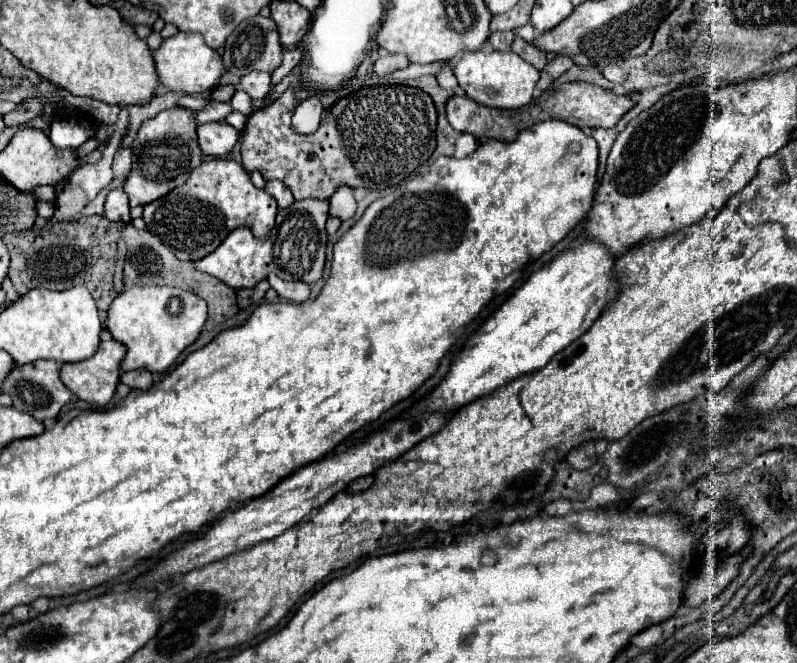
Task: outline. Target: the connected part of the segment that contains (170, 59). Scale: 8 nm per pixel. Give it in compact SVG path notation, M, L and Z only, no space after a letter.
M176 33L164 39L162 45L152 53L152 59L154 59L160 85L168 87L170 91L182 91L188 95L204 93L216 87L218 79L224 73L220 55L204 43L202 35L196 35L196 33Z

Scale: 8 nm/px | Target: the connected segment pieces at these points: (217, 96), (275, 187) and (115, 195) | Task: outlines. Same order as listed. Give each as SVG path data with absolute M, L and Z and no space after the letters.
M218 85L218 87L212 91L210 99L212 99L212 101L226 101L226 103L228 103L234 93L236 93L236 87L234 87L234 85Z
M266 181L266 193L270 193L276 201L280 209L288 209L294 203L294 195L292 191L282 183L282 181Z
M112 189L106 197L106 217L110 221L122 221L122 223L130 223L130 205L128 205L128 197L122 189Z

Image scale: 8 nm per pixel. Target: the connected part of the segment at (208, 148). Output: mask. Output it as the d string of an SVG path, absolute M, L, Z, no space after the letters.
M226 121L198 125L198 143L206 155L224 157L232 151L236 141L238 141L238 131Z

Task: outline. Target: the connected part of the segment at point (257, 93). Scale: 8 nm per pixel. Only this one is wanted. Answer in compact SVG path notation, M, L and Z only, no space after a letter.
M264 71L248 73L246 77L240 79L240 89L244 89L252 99L264 99L272 89L270 73L264 73Z

